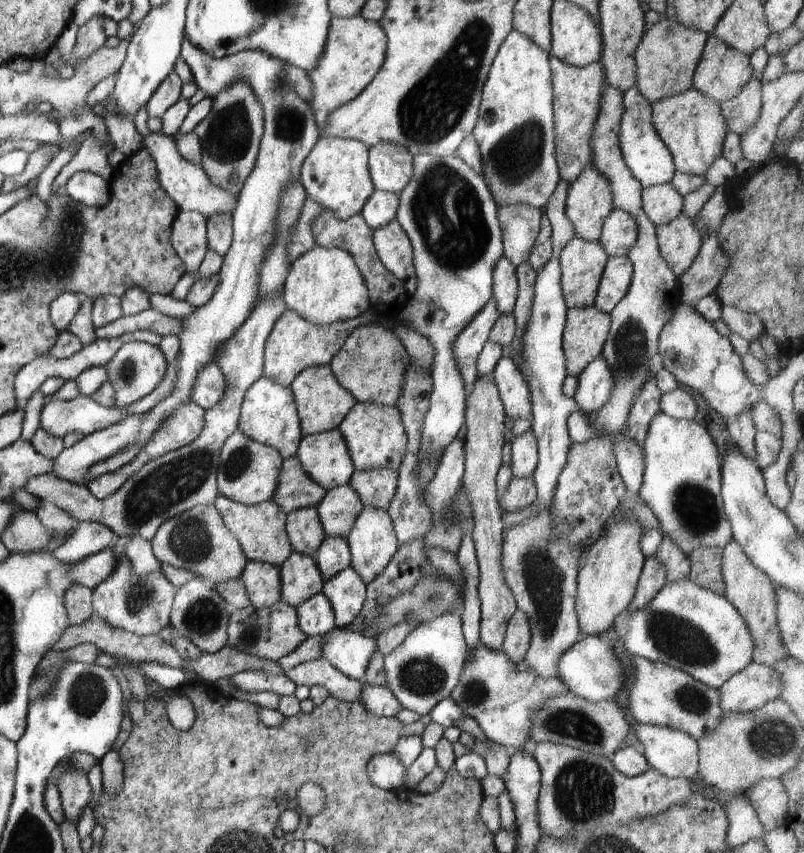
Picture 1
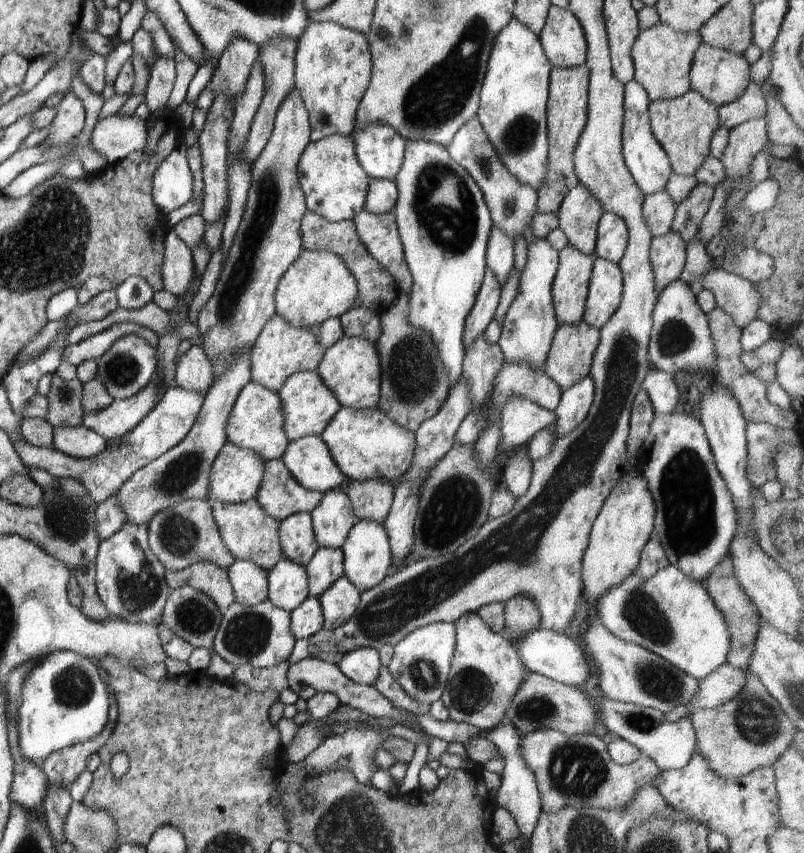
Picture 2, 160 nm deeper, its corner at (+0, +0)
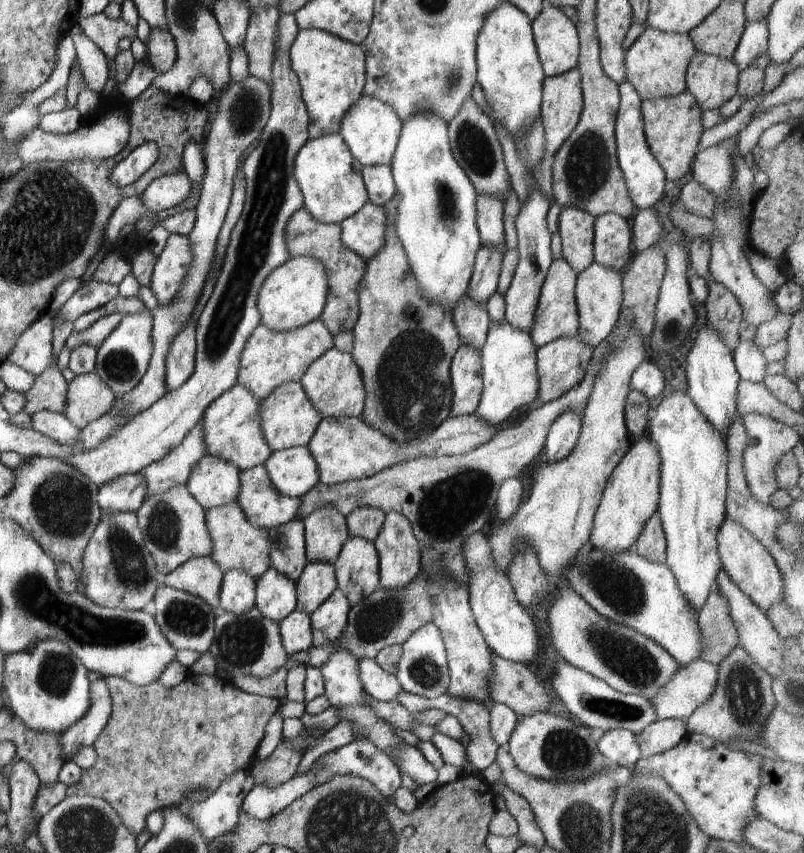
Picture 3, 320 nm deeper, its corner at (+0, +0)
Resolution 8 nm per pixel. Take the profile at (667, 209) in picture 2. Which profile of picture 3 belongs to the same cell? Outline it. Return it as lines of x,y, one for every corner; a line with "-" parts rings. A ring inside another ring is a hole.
652,208
635,211
631,220
632,249
635,253
644,252
657,244
662,224

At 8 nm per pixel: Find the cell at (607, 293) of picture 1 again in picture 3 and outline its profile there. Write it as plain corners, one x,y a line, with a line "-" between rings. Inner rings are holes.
594,261
588,268
578,273
575,284
575,301
579,316
578,340
585,345
595,347
604,342
615,330
621,317
623,286
621,273

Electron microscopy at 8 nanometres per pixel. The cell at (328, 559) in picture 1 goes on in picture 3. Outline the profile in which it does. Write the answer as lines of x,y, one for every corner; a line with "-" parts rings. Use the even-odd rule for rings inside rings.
323,562
308,563
296,581
296,611
313,613
337,589
335,568

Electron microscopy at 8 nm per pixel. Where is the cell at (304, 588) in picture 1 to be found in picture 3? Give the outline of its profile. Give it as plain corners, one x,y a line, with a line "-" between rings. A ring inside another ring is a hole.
270,567
256,581
255,607
262,617
279,623
296,611
296,582

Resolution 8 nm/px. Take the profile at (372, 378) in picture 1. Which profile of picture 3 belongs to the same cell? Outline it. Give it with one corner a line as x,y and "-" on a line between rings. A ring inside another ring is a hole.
334,348
317,358
299,380
306,396
322,414
328,417
360,417
366,398
361,372
350,353

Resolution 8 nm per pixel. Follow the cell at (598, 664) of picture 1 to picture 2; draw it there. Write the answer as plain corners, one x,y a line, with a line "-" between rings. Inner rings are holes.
542,627
520,636
510,644
516,649
520,660
531,672
537,672
551,678
553,681
577,688
588,681
590,668
584,658
583,646
578,640
568,638
564,633
546,630

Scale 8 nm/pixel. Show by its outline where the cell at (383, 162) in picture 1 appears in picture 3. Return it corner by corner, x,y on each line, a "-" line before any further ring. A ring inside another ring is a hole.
362,95
350,107
339,123
339,133
350,152
362,166
390,164
401,135
402,121
397,112
375,96

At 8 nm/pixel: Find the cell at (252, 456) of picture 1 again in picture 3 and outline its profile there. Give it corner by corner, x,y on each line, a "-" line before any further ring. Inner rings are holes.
204,453
199,462
192,467
191,476
185,485
190,496
207,511
236,500
241,472
221,457

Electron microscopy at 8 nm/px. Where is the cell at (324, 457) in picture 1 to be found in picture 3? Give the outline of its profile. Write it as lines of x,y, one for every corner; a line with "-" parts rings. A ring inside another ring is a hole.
306,447
273,452
262,465
274,488
284,496
299,499
319,482
317,464

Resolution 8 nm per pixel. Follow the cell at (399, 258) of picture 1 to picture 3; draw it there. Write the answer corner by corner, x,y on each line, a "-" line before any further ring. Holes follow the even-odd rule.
366,203
355,215
339,224
342,244
365,260
372,258
384,244
385,214
384,208

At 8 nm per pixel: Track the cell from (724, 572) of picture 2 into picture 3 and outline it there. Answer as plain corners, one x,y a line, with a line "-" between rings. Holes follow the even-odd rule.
715,584
697,616
697,623
703,634
703,652
700,659
719,665
739,644
739,636
729,613
728,601

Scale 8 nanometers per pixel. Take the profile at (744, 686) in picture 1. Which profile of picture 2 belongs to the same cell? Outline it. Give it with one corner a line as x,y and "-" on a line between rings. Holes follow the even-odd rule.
728,663
721,664
712,674
697,680
695,695
692,695
691,703
685,706
689,712
716,708
741,692
746,677
745,670
734,668

